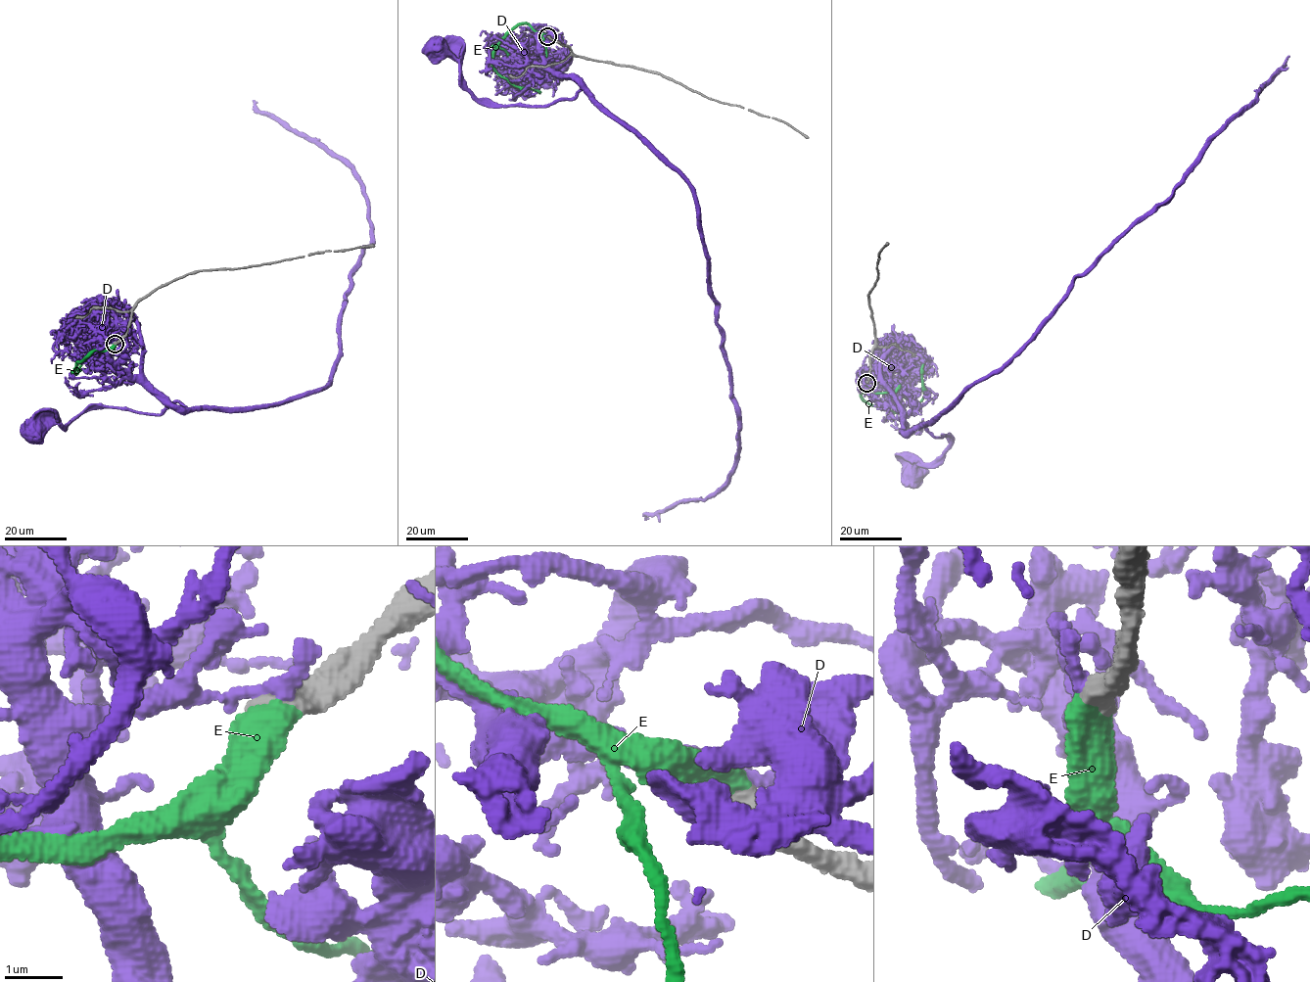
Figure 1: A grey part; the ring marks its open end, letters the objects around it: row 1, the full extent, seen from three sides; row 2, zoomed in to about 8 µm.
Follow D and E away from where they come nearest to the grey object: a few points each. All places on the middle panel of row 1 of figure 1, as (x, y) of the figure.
D: (548, 36), (536, 35), (541, 57), (582, 86), (551, 105), (486, 106), (459, 63), (436, 50)
E: (547, 36), (526, 23), (519, 23), (493, 53), (493, 69), (498, 73), (512, 83), (539, 93)

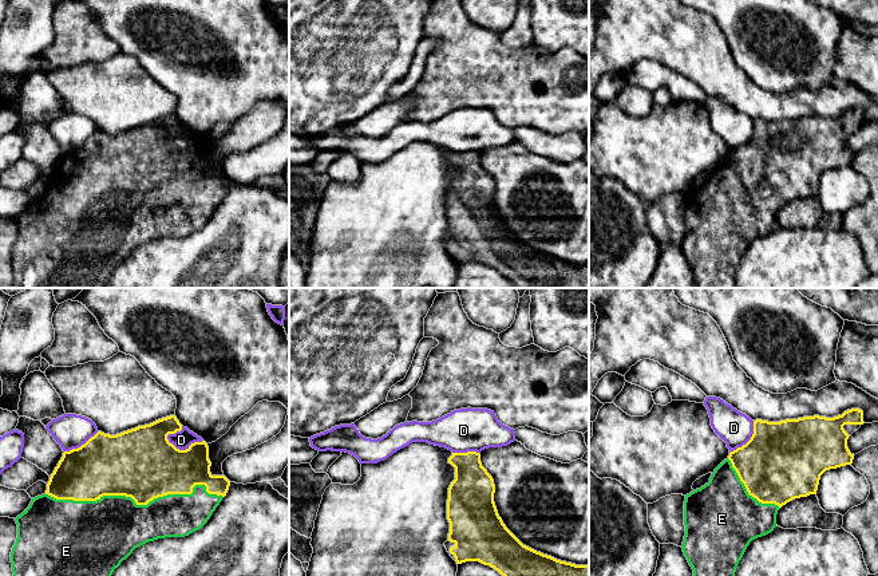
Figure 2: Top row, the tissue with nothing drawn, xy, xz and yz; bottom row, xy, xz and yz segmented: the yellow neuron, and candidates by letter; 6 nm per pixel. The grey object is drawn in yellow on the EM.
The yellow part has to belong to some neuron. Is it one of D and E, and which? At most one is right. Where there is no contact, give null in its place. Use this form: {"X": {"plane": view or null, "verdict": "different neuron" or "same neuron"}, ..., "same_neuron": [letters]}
{"D": {"plane": "xy", "verdict": "different neuron"}, "E": {"plane": "xy", "verdict": "same neuron"}, "same_neuron": ["E"]}

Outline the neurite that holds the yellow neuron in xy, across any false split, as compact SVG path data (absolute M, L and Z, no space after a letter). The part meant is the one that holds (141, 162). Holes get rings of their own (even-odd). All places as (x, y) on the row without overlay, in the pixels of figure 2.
M170 115L116 135L98 131L80 147L64 151L50 177L46 193L32 198L29 206L15 218L17 224L17 238L11 252L13 288L104 288L114 269L118 268L135 248L158 238L185 237L201 229L226 196L230 181L225 175L213 175L210 173L211 162L209 159L209 146L205 141L194 142L186 150L179 150L169 142L167 135L181 130L182 125L177 117Z

